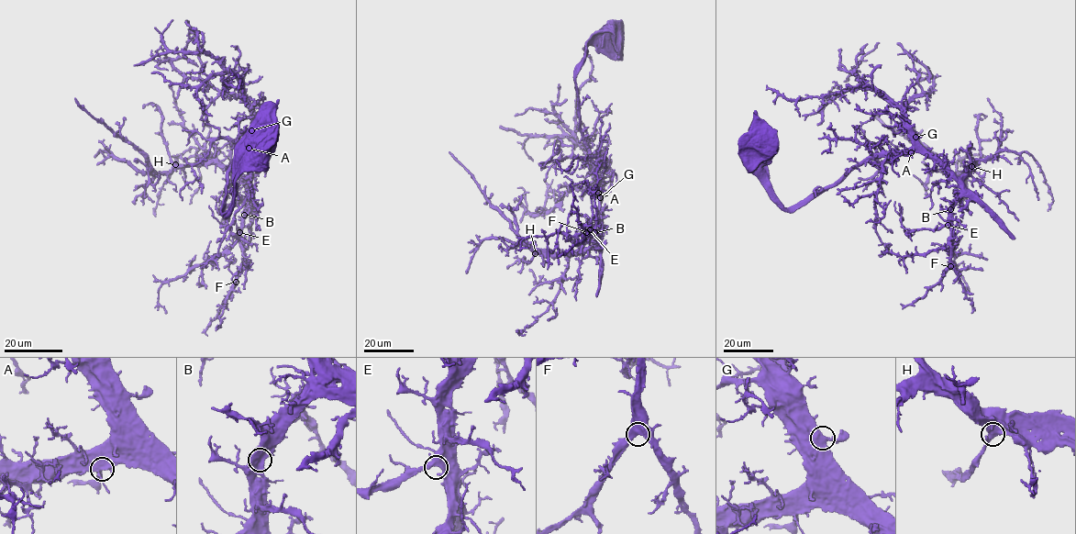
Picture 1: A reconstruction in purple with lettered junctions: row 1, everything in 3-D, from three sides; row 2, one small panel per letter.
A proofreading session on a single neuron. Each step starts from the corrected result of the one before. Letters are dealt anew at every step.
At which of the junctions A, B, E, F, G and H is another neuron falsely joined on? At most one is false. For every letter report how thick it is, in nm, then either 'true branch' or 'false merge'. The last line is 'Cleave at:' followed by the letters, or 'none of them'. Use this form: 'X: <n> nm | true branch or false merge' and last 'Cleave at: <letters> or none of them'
A: 480 nm | true branch
B: 550 nm | true branch
E: 440 nm | true branch
F: 420 nm | true branch
G: 440 nm | true branch
H: 500 nm | true branch
Cleave at: none of them

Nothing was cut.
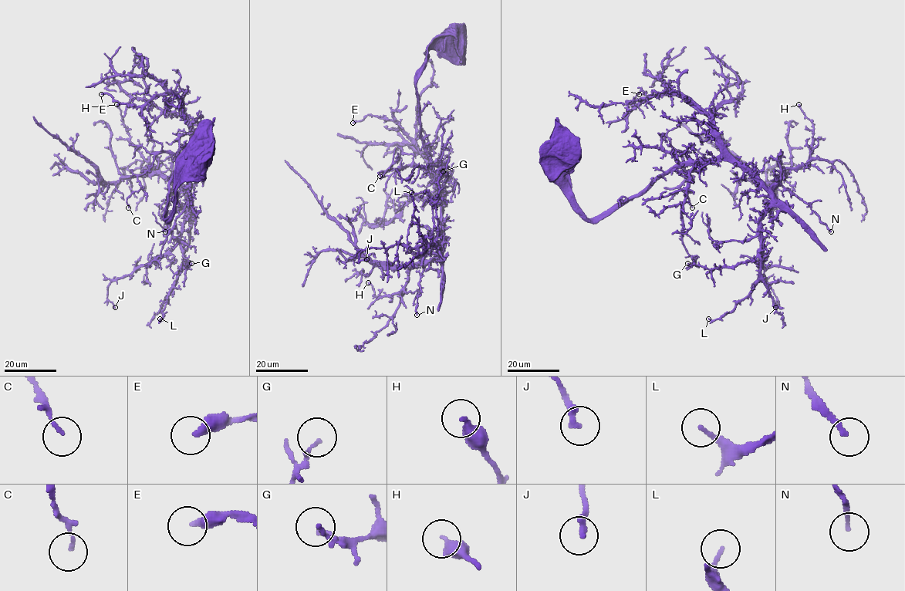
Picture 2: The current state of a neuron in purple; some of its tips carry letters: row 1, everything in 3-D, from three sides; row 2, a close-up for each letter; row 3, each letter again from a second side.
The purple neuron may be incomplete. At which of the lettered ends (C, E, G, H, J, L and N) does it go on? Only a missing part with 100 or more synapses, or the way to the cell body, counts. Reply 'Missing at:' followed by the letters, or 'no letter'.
Missing at: no letter

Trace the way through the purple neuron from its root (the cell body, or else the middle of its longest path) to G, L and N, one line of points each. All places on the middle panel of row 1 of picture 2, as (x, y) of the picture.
G: (454, 37), (445, 34), (427, 51), (415, 76), (420, 137), (439, 186), (440, 255), (431, 244), (443, 171)
L: (454, 37), (445, 34), (427, 51), (415, 76), (420, 137), (439, 186), (440, 255), (419, 231), (411, 192)
N: (454, 37), (445, 34), (427, 51), (415, 76), (420, 137), (440, 214), (440, 248), (422, 271), (417, 315)

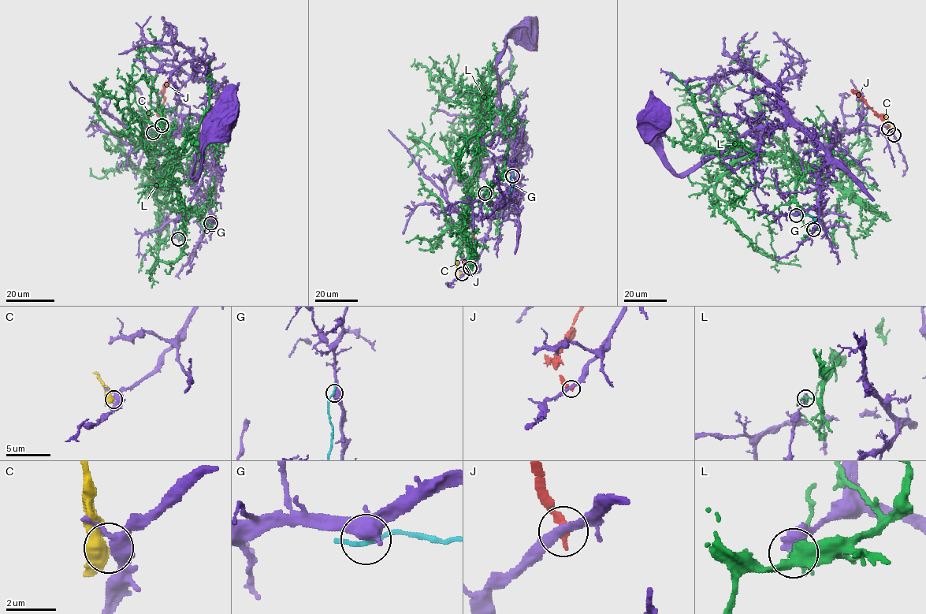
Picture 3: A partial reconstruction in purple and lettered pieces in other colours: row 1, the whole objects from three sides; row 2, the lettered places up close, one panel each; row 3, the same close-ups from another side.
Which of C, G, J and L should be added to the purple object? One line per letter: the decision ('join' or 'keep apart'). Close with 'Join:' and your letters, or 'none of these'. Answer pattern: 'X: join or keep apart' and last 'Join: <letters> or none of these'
C: keep apart
G: keep apart
J: keep apart
L: keep apart
Join: none of these

